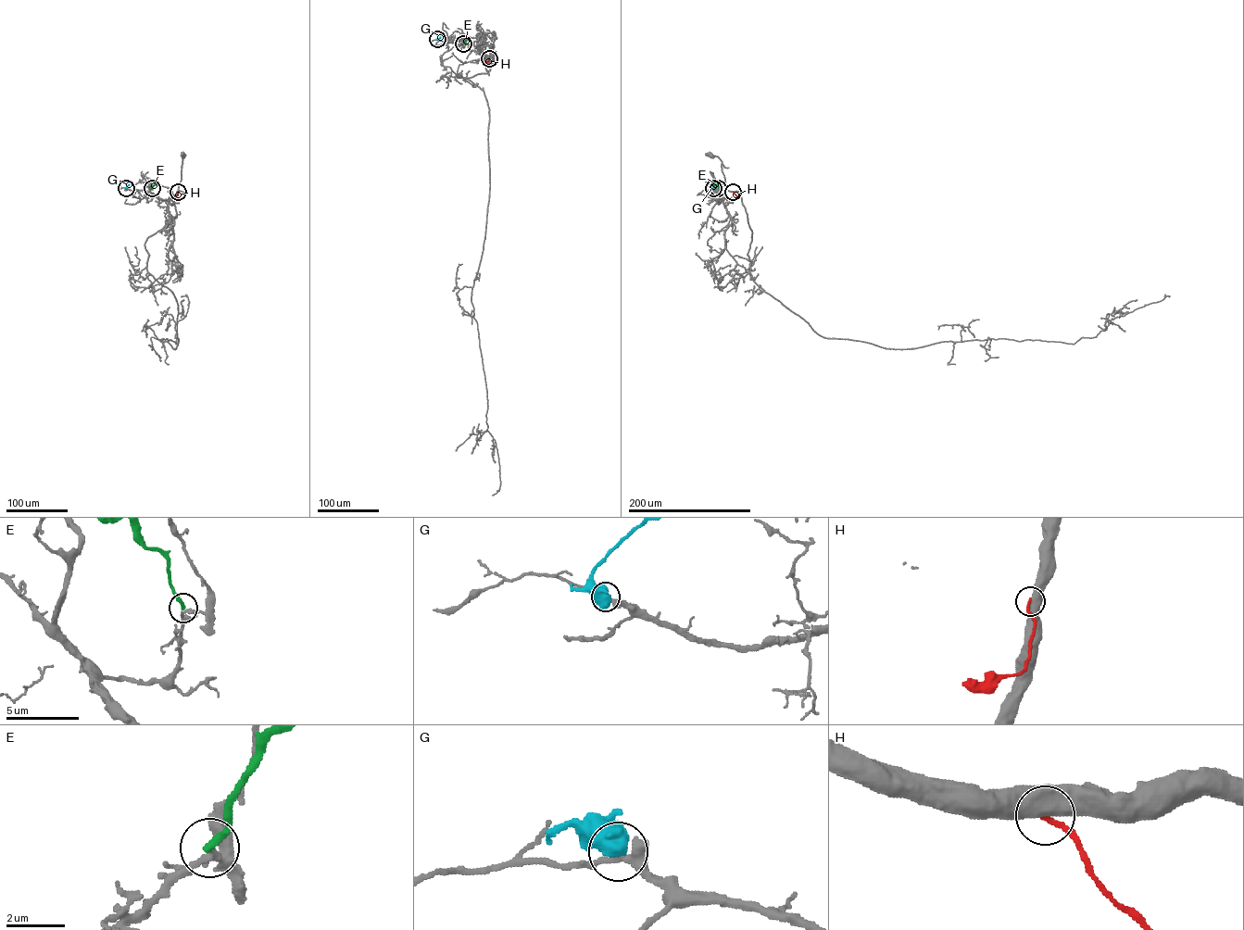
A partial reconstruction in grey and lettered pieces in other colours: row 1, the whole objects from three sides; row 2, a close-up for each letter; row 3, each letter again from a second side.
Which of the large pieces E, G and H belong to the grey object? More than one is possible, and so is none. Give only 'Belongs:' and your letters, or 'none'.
Belongs: none

